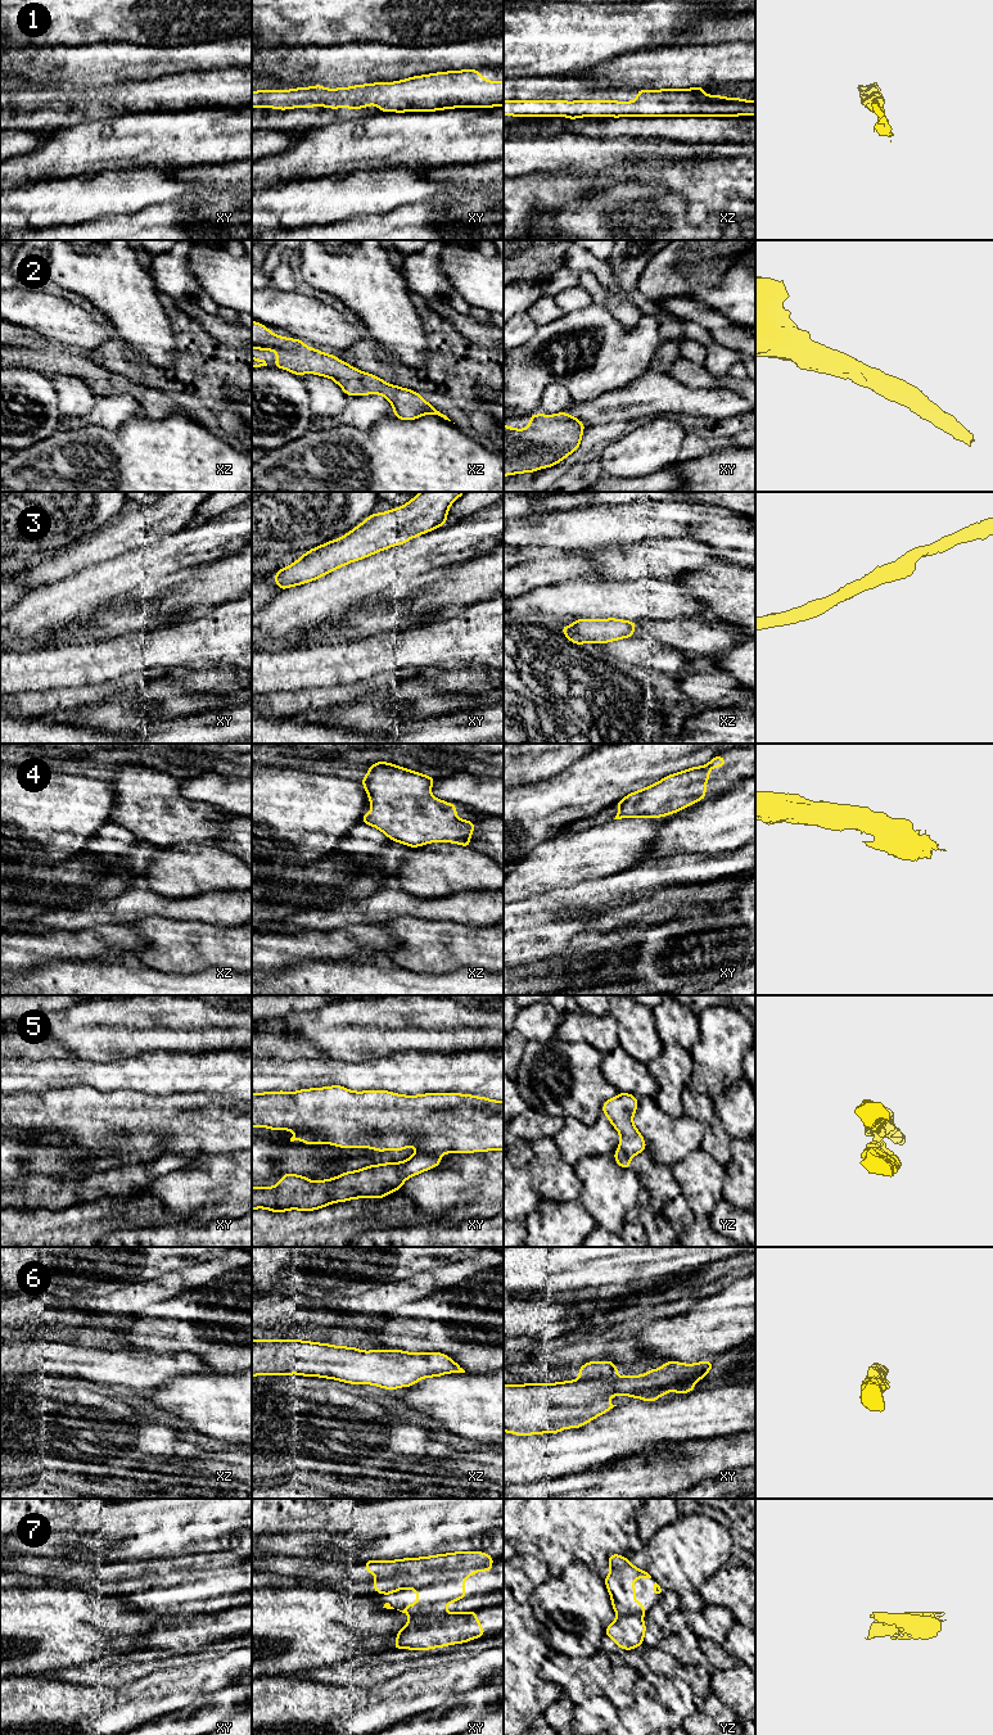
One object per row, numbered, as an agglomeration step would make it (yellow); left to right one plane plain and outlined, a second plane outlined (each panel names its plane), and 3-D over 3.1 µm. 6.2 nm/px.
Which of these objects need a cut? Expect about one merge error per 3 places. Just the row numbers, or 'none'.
5, 7

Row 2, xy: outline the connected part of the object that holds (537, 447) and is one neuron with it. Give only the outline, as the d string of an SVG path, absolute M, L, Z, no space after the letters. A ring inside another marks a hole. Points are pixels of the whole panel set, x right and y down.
M565 412L532 415L528 429L504 424L504 476L559 464L579 448L584 426Z

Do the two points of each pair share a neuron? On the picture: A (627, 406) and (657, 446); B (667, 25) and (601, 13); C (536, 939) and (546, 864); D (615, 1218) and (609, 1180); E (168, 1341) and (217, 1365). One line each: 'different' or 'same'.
A: different
B: same
C: different
D: same
E: same

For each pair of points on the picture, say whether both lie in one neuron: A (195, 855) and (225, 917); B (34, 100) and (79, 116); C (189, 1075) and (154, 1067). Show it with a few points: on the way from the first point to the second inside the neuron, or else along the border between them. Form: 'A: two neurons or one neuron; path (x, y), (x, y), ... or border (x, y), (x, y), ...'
A: two neurons; border (238, 890), (211, 890), (183, 898)
B: one neuron; path (45, 108), (67, 108)
C: one neuron; path (180, 1072), (163, 1072)

